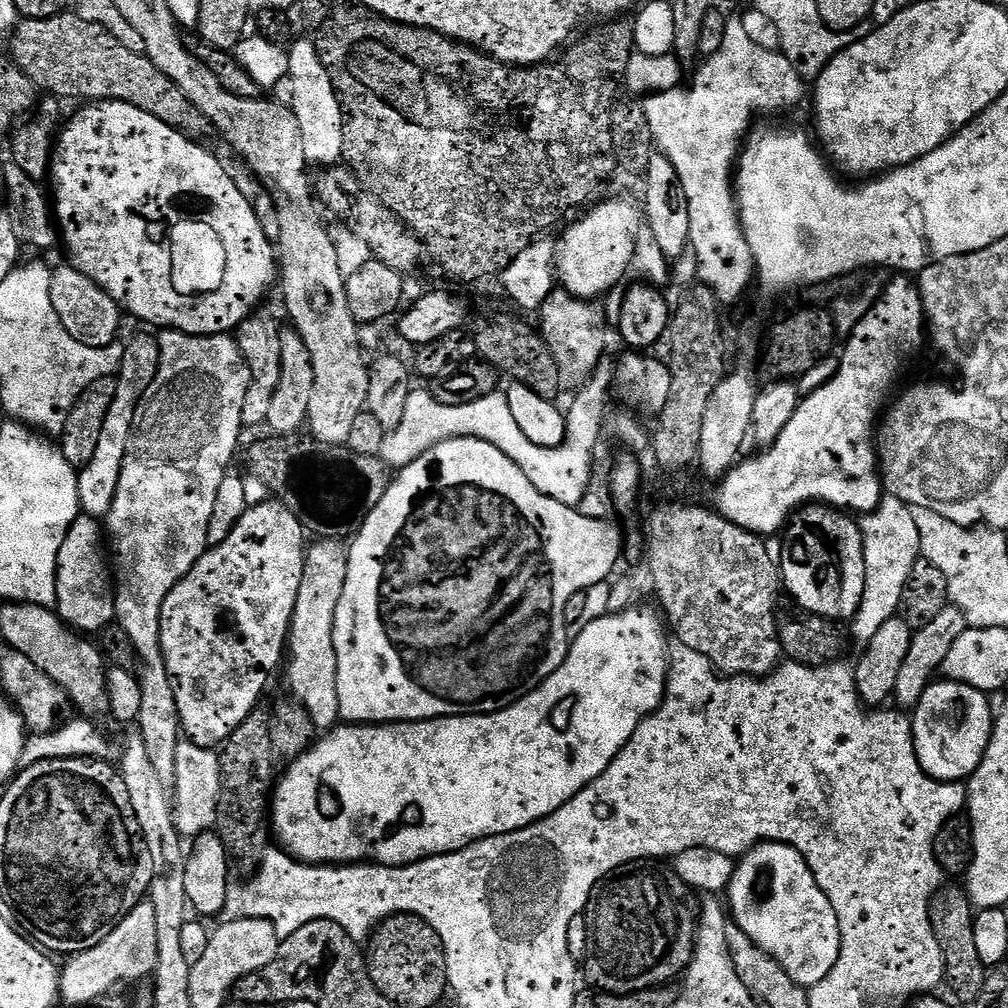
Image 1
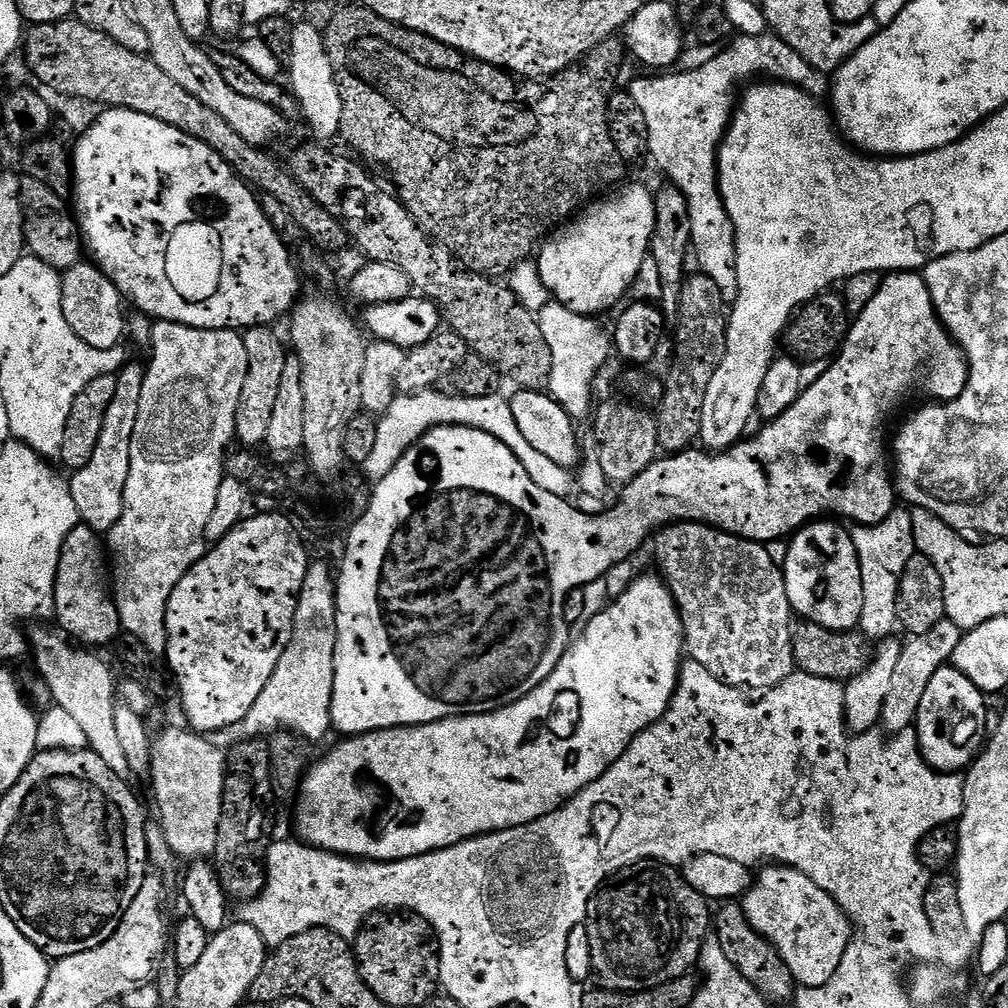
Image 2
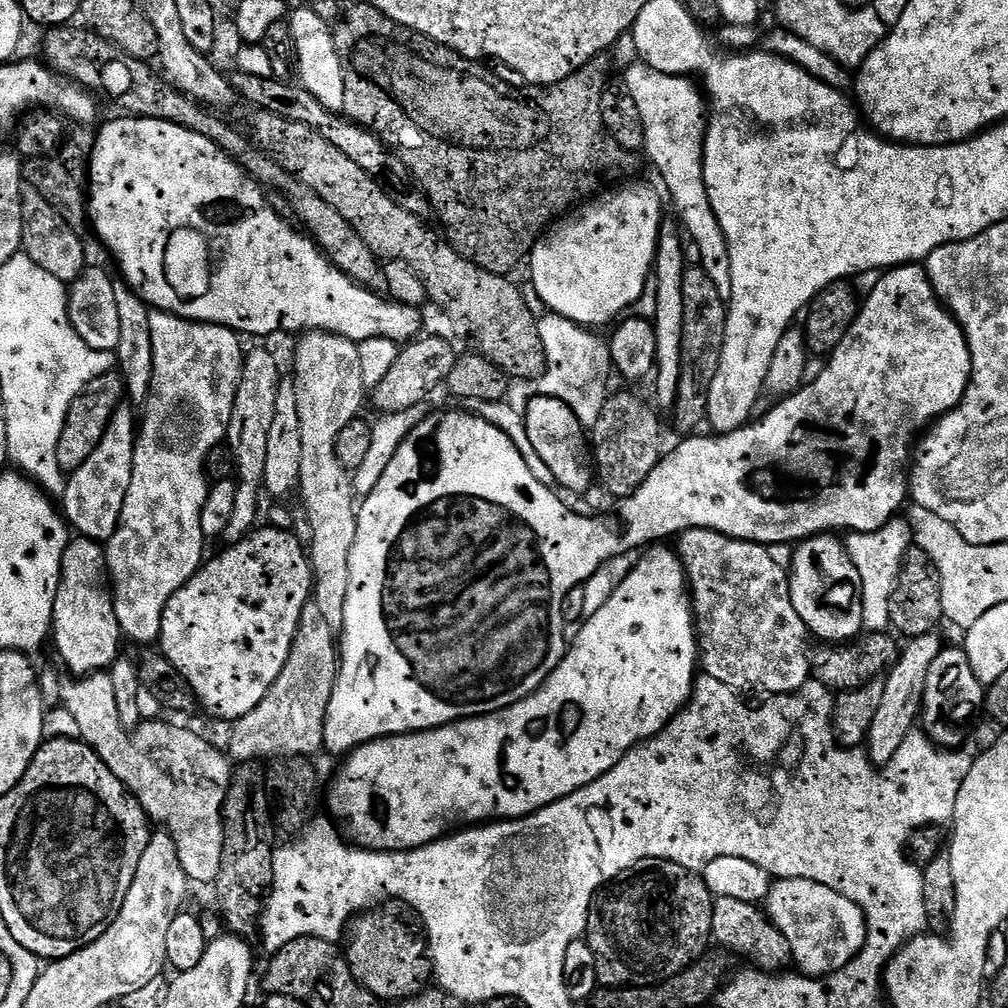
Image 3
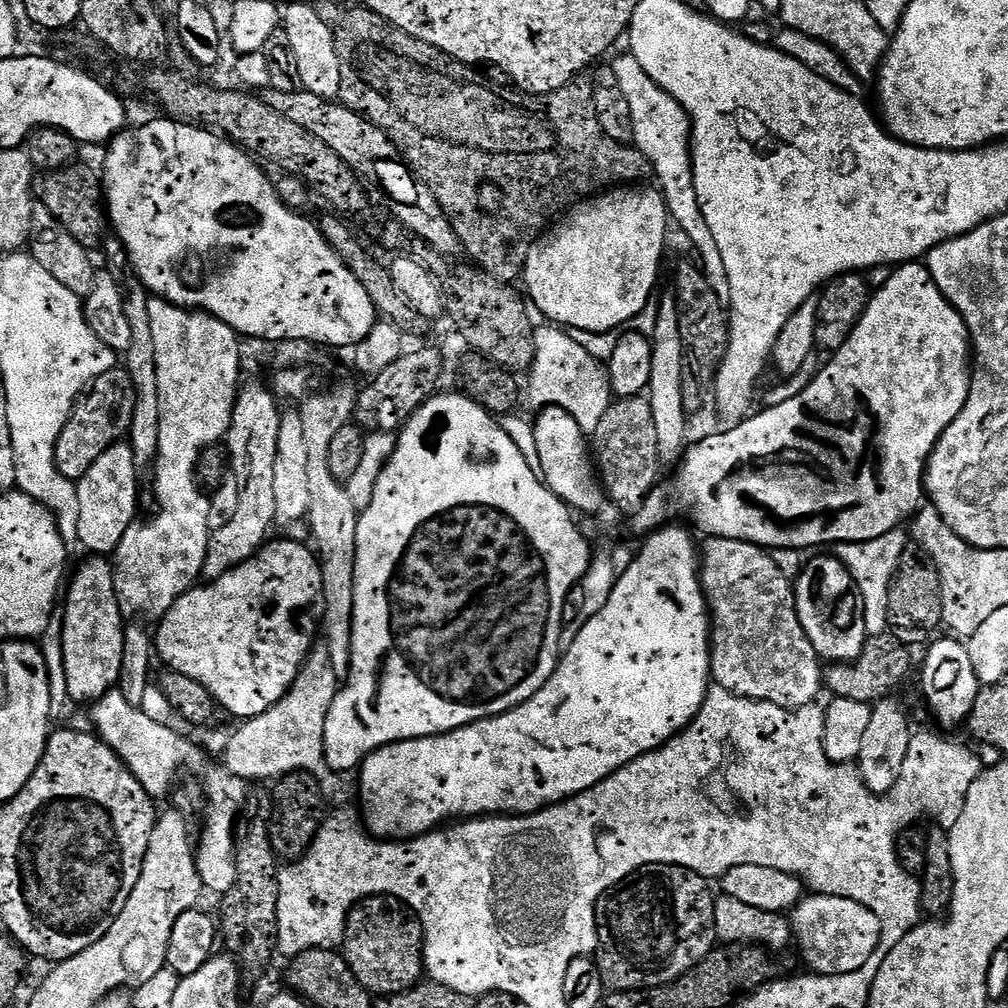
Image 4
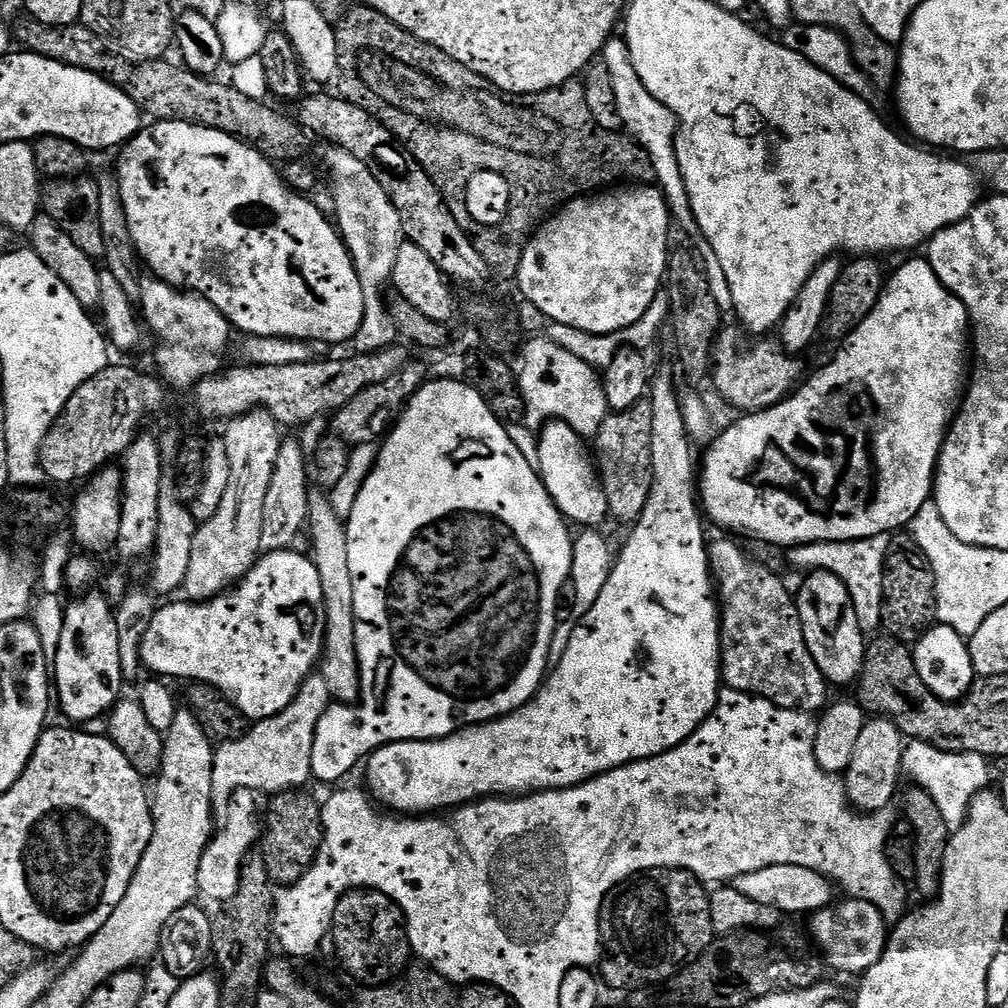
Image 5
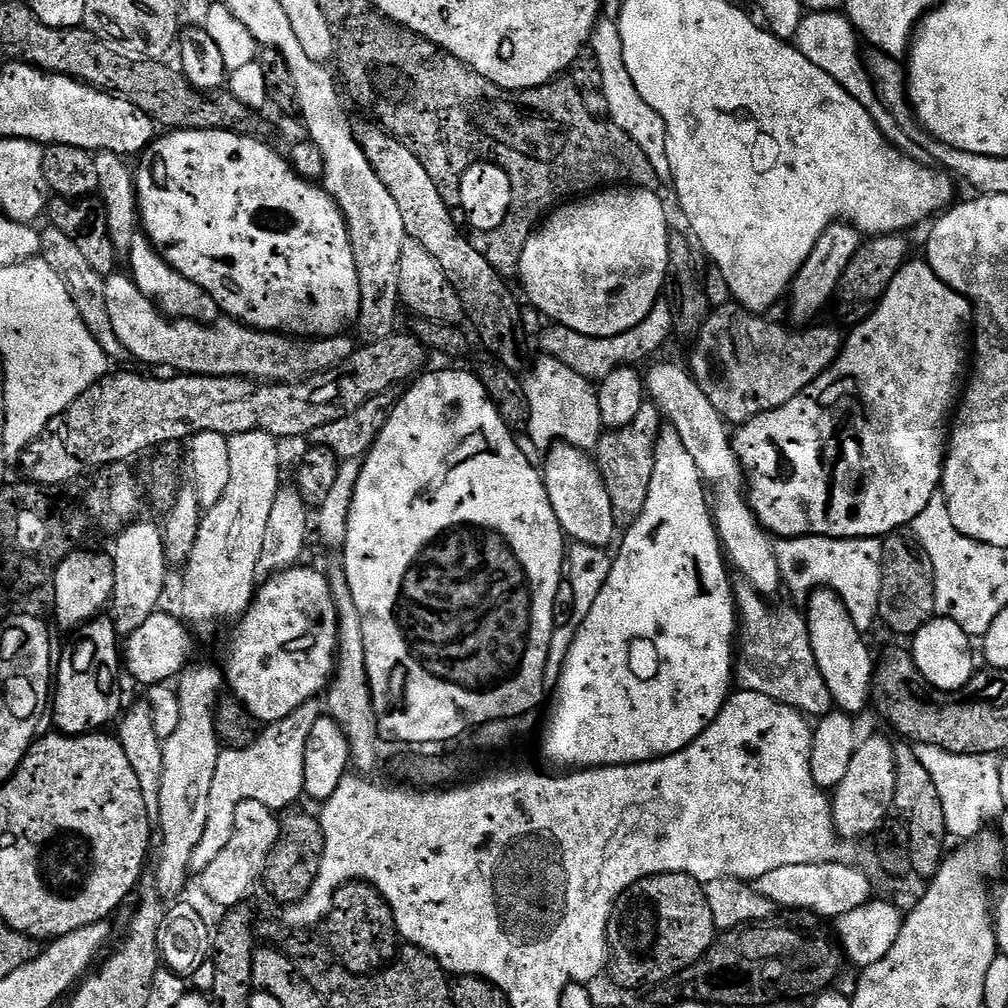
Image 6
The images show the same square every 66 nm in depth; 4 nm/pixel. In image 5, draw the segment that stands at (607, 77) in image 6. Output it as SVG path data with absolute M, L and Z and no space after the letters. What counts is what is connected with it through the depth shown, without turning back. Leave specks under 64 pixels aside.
M613 38L604 45L603 56L610 68L610 78L613 80L614 95L617 98L618 114L621 115L621 122L626 129L627 135L631 136L636 143L641 144L650 154L650 162L654 162L656 171L655 183L664 194L664 200L668 203L668 210L673 221L676 220L694 238L700 236L700 227L692 213L690 198L686 194L686 182L682 182L682 170L678 166L676 157L676 129L678 121L676 115L646 86L642 86L642 78L634 70L628 53L628 42L623 38Z

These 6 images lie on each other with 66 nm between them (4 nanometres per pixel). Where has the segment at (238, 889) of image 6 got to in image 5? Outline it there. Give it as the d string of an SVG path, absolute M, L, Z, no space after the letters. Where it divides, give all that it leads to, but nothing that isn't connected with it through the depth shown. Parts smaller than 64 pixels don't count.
M240 788L233 792L230 803L227 805L228 821L219 825L218 831L213 835L212 843L202 854L202 862L198 866L198 892L201 897L208 900L220 900L226 902L238 894L240 885L240 871L244 865L244 859L257 847L258 837L262 832L262 824L256 821L256 815L261 815L262 808L256 805L257 793L249 788Z

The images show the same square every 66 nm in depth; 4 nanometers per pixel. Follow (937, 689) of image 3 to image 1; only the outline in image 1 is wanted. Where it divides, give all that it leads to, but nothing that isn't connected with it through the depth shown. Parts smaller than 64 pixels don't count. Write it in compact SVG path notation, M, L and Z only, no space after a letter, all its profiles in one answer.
M947 678L937 679L924 689L911 717L914 750L924 773L941 782L964 782L978 770L992 737L994 708L988 705L988 700L989 697L977 688Z

